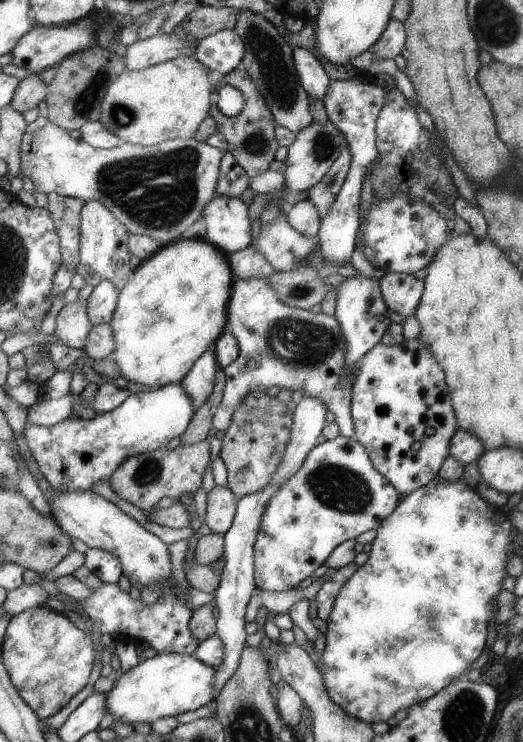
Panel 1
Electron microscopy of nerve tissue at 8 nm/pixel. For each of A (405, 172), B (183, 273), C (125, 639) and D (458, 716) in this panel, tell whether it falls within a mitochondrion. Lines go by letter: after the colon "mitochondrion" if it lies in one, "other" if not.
A: other
B: other
C: other
D: mitochondrion

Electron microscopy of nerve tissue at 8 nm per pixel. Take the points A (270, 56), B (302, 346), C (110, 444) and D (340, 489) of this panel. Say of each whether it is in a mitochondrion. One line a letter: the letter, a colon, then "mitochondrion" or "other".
A: mitochondrion
B: mitochondrion
C: other
D: mitochondrion

